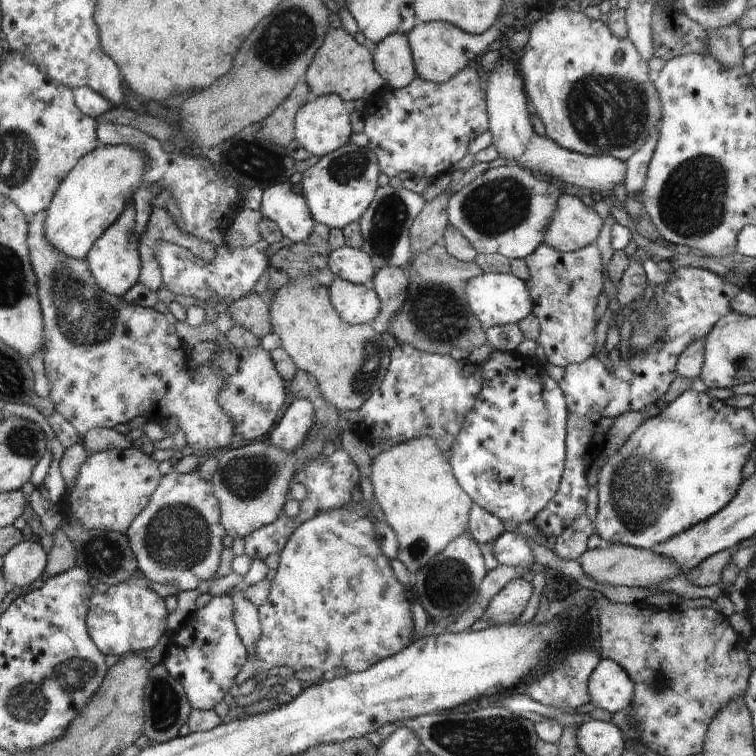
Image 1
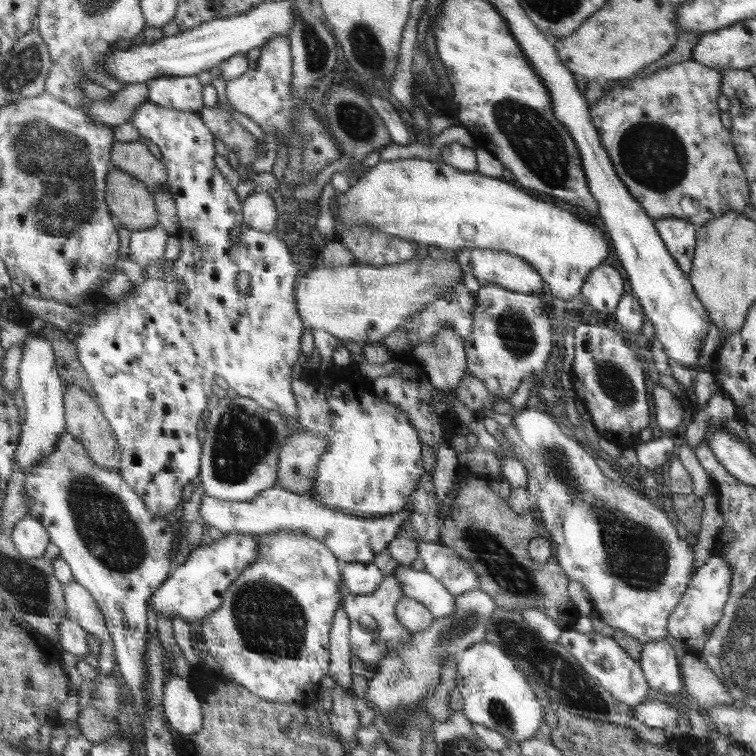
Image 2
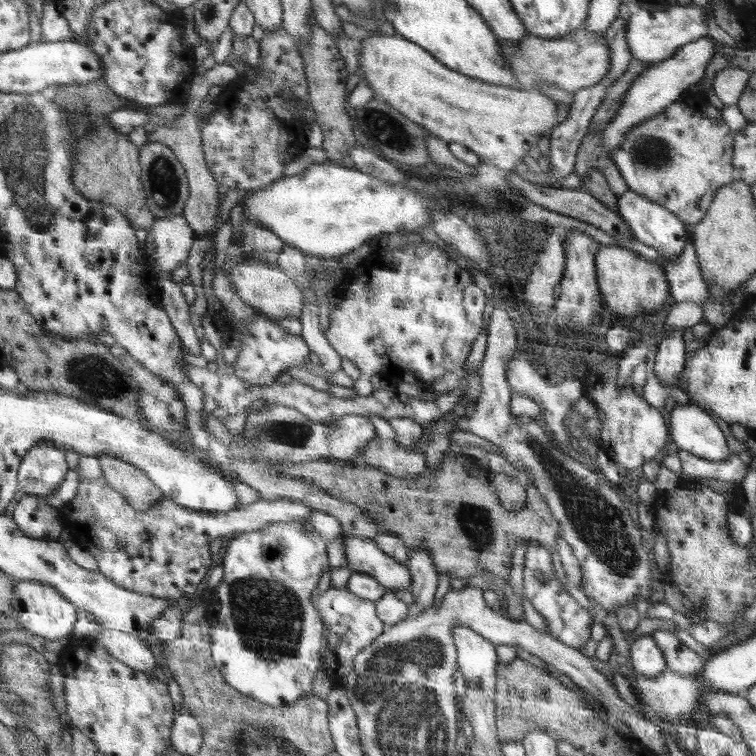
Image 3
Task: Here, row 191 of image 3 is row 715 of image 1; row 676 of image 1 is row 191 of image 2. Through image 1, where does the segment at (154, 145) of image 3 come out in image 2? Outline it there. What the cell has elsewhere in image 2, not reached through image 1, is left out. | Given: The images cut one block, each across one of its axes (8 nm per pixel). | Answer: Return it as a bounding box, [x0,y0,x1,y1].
[113,141,179,235]

